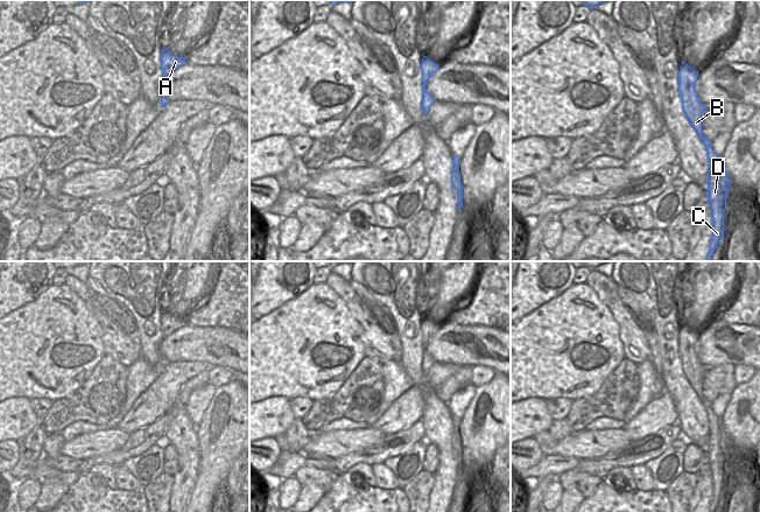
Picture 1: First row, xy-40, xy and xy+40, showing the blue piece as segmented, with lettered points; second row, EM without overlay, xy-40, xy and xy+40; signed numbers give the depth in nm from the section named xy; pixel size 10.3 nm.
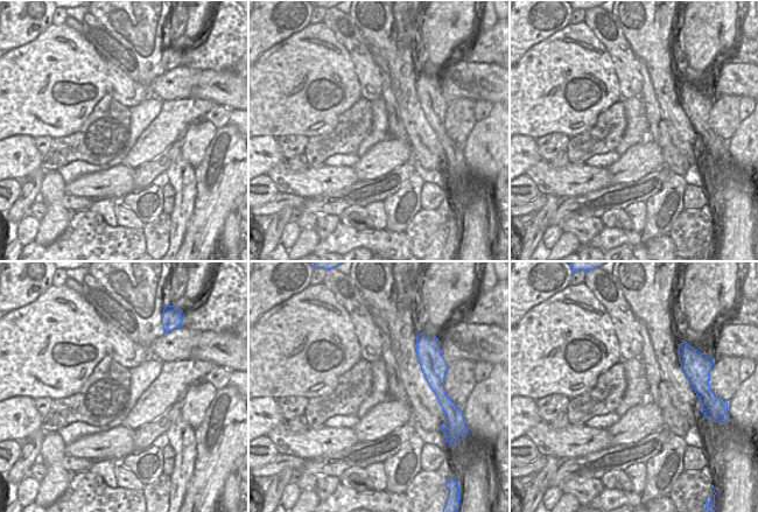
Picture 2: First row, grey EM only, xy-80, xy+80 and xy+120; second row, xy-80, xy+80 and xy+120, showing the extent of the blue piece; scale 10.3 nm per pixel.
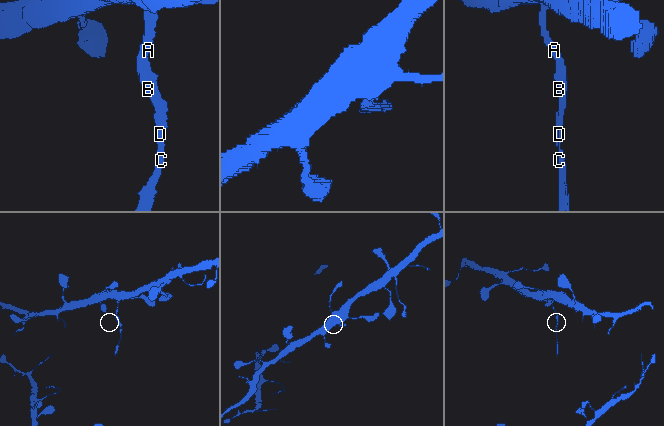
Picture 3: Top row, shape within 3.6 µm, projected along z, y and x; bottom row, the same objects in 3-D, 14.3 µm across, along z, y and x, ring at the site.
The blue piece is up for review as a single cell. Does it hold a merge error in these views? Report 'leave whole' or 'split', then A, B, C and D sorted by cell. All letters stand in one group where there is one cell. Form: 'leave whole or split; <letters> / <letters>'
split; A / B C D

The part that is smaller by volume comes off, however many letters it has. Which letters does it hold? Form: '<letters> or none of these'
B, C, D

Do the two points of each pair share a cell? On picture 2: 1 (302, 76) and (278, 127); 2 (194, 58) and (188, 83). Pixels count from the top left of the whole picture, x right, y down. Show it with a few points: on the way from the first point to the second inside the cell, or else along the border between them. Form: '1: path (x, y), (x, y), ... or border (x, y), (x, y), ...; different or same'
1: path (290, 89), (278, 102), (278, 114); same
2: border (180, 65), (218, 71); different

